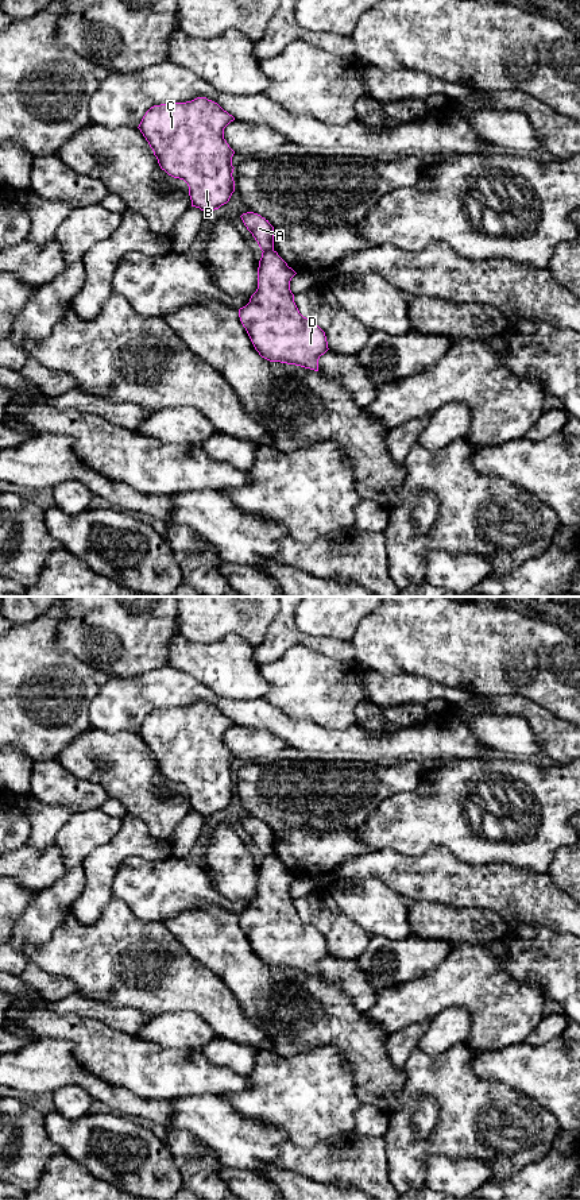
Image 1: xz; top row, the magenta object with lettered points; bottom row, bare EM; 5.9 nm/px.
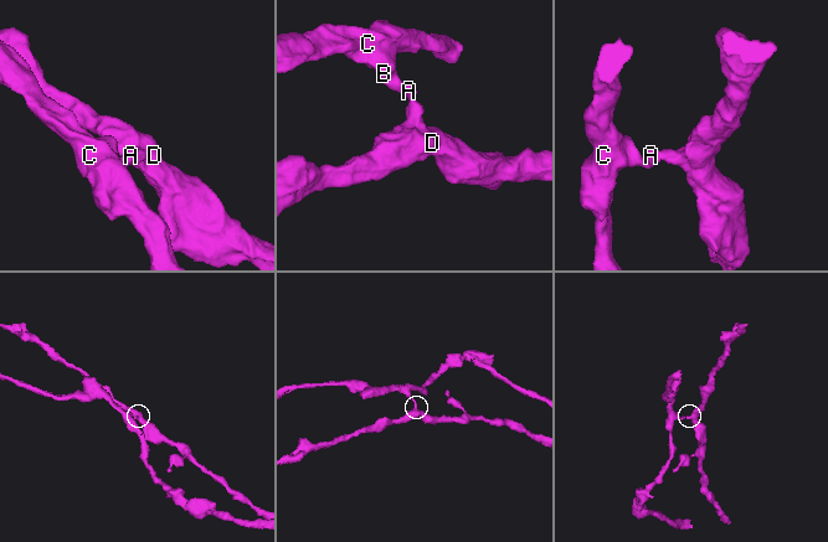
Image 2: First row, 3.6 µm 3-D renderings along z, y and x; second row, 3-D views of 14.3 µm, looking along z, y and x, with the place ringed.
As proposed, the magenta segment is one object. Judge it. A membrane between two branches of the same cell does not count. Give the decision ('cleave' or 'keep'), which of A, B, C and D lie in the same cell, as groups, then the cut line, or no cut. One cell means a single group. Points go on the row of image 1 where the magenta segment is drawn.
cleave | A B C / D | xz (273, 249), (263, 251)

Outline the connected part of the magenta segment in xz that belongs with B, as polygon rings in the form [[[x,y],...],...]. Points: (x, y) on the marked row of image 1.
[[[197,97],[151,107],[139,130],[162,170],[189,186],[192,207],[214,211],[235,192],[232,157],[224,128],[235,117],[217,103]]]

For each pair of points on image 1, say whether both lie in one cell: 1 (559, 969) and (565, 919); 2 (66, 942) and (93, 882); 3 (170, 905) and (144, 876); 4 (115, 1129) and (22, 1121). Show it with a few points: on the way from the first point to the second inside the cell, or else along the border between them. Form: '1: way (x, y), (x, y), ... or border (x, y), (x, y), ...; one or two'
1: border (538, 925), (565, 934); two
2: border (104, 906), (91, 923), (81, 923), (69, 910); two
3: way (166, 898), (151, 883); one
4: border (43, 1115), (46, 1134), (62, 1148); two

